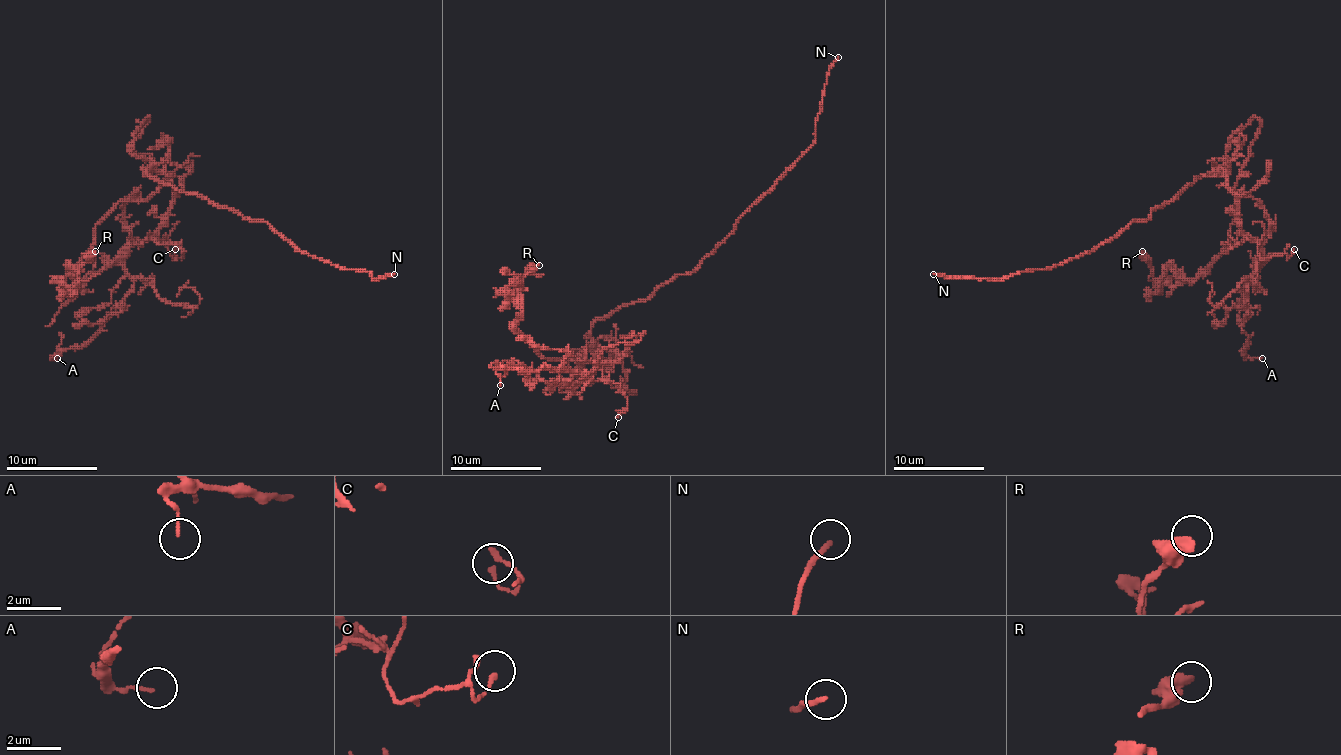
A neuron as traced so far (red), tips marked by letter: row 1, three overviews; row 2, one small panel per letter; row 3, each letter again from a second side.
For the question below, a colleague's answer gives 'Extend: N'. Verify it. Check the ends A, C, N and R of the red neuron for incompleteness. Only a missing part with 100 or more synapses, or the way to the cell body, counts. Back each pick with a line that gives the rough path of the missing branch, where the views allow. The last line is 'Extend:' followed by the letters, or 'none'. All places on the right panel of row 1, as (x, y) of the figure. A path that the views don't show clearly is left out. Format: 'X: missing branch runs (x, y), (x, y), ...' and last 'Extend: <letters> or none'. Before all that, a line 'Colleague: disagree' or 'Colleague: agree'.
Colleague: agree
N: missing branch runs (933, 274), (922, 247)
Extend: N

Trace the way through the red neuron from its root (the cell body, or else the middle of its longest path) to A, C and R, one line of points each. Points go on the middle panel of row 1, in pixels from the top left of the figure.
A: (595, 322), (591, 336), (614, 360), (575, 383), (577, 372), (543, 365), (498, 370), (500, 385)
C: (595, 322), (593, 340), (618, 356), (600, 367), (627, 399), (627, 410), (618, 417)
R: (595, 322), (593, 340), (618, 356), (570, 394), (568, 363), (543, 358), (516, 326), (521, 277), (539, 265)

